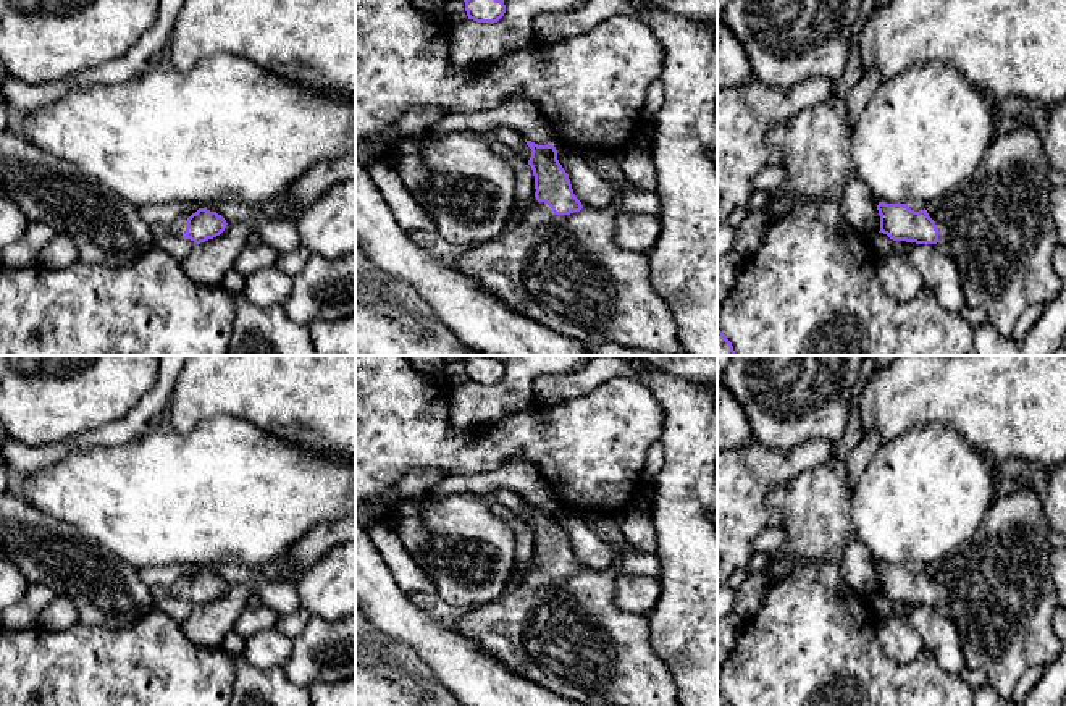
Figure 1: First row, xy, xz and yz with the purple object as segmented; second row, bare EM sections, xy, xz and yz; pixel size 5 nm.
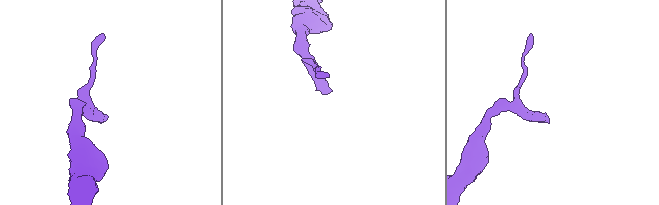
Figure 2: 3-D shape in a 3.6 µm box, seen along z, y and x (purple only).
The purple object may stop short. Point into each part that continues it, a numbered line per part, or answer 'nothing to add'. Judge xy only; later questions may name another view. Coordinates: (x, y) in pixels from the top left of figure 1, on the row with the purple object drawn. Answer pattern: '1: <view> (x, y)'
1: xy (178, 226)

